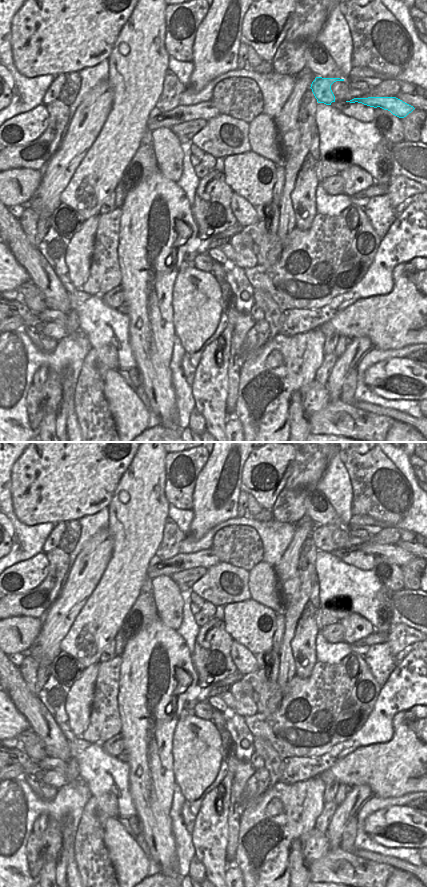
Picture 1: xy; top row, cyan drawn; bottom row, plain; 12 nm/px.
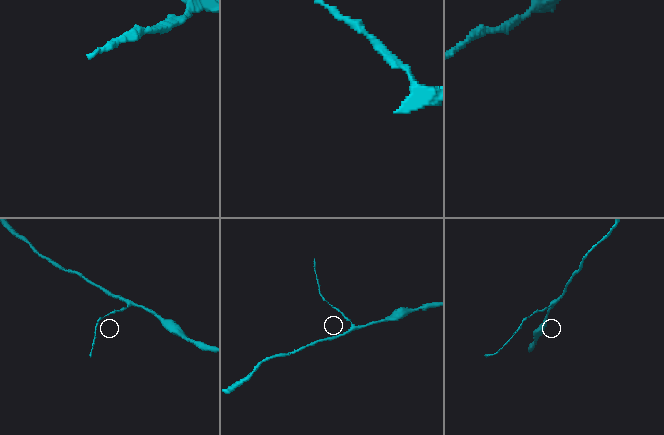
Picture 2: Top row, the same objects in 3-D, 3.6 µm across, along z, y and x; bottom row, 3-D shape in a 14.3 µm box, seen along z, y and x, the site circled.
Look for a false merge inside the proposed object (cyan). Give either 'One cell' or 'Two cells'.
One cell.

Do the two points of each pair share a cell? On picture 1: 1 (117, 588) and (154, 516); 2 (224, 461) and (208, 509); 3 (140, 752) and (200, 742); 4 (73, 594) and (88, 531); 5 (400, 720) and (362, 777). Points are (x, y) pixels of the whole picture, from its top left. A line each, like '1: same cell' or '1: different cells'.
1: same cell
2: same cell
3: different cells
4: different cells
5: same cell

